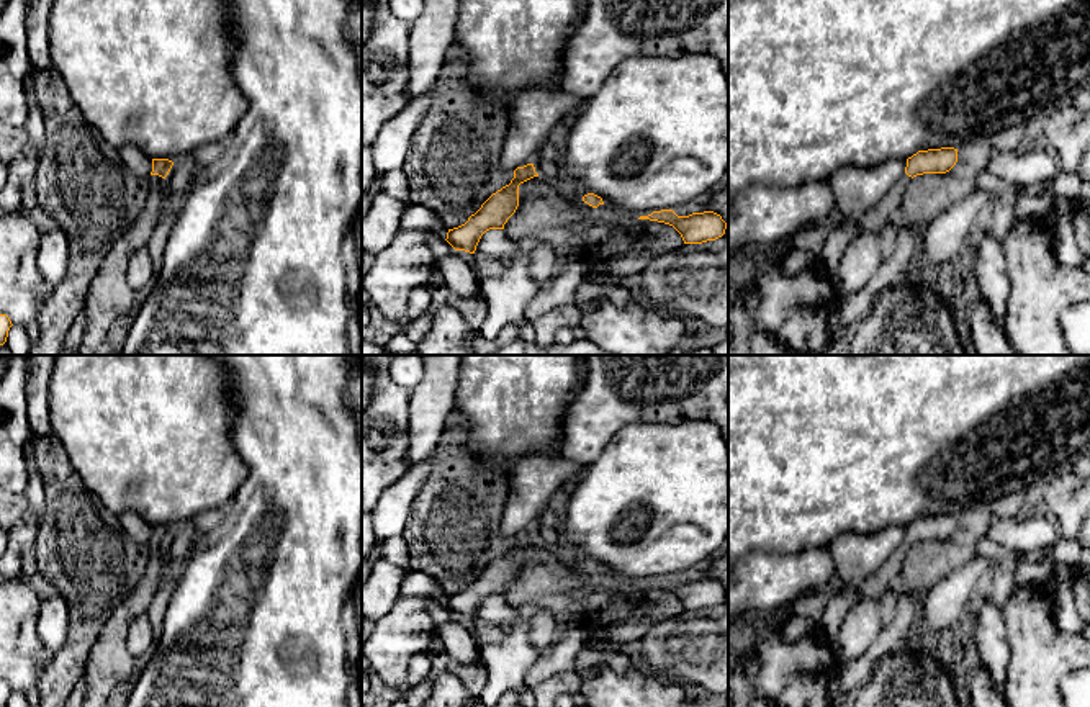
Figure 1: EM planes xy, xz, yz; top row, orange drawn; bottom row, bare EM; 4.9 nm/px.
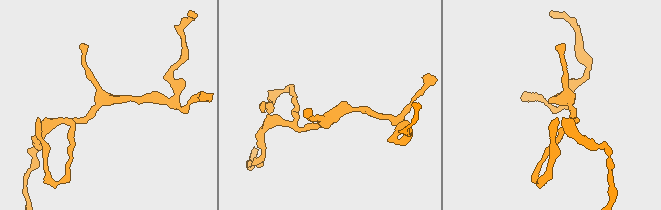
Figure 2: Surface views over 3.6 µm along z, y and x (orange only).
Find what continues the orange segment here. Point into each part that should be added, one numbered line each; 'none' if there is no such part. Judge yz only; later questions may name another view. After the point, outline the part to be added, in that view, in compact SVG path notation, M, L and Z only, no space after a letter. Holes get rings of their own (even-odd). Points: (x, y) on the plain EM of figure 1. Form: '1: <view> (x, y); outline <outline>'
1: yz (840, 604); outline M905 540L876 573L866 578L861 588L843 588L840 592L831 594L822 617L822 632L828 640L836 637L846 614L854 604L864 599L874 599L889 589L890 583L899 576L910 547L912 543Z

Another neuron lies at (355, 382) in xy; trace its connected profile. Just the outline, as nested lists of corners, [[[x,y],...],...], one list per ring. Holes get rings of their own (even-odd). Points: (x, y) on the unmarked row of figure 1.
[[[352,355],[352,378],[349,383],[349,399],[355,408],[358,442],[362,447],[362,355]]]

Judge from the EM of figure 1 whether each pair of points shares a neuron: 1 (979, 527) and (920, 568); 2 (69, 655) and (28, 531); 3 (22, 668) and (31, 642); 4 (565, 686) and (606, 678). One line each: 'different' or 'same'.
1: same
2: different
3: different
4: different

